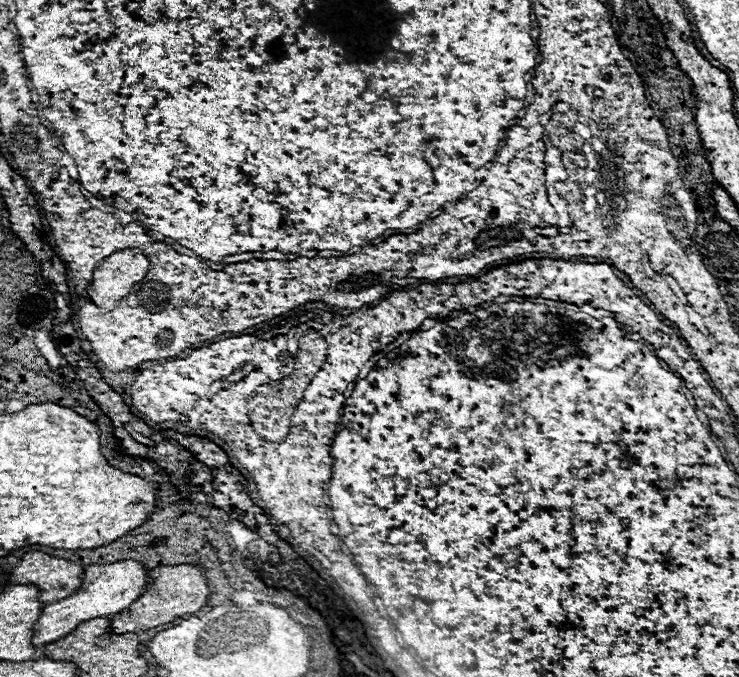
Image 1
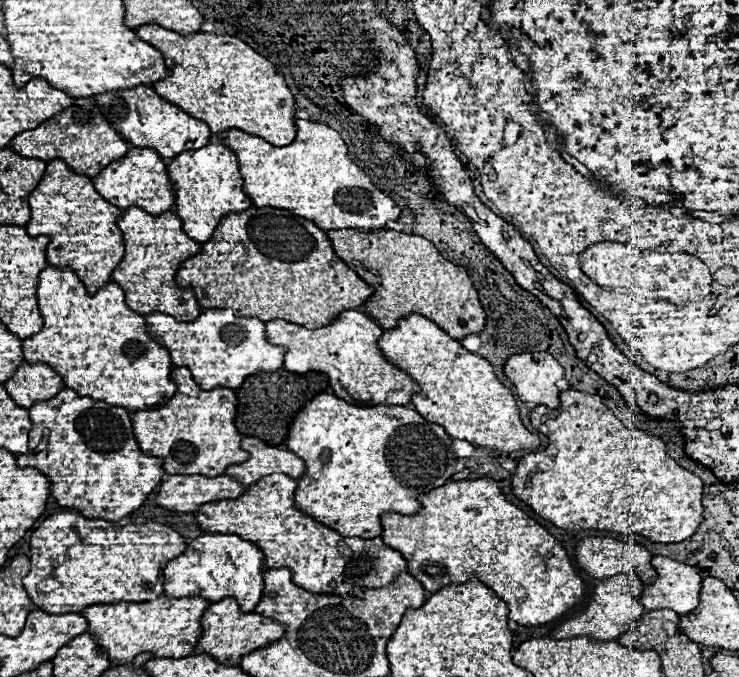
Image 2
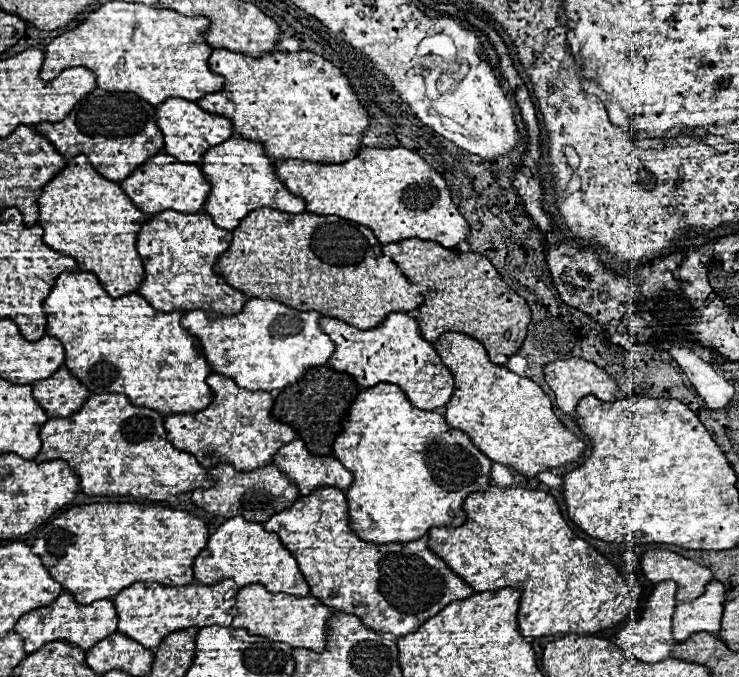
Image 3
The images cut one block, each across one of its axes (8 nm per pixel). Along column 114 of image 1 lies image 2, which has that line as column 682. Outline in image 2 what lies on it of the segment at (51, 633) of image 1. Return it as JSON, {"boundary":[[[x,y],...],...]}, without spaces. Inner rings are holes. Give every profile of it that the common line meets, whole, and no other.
{"boundary":[[[652,556],[652,566],[658,578],[642,592],[640,602],[644,610],[670,608],[686,614],[698,606],[702,576],[692,566],[664,556]]]}

